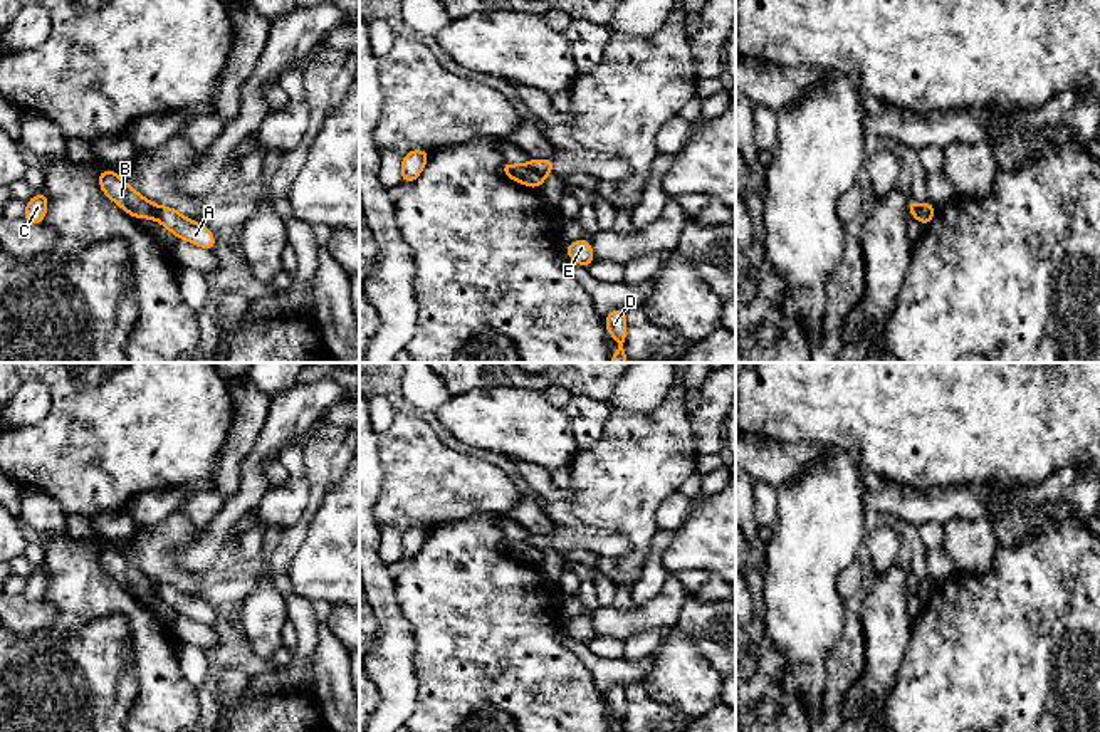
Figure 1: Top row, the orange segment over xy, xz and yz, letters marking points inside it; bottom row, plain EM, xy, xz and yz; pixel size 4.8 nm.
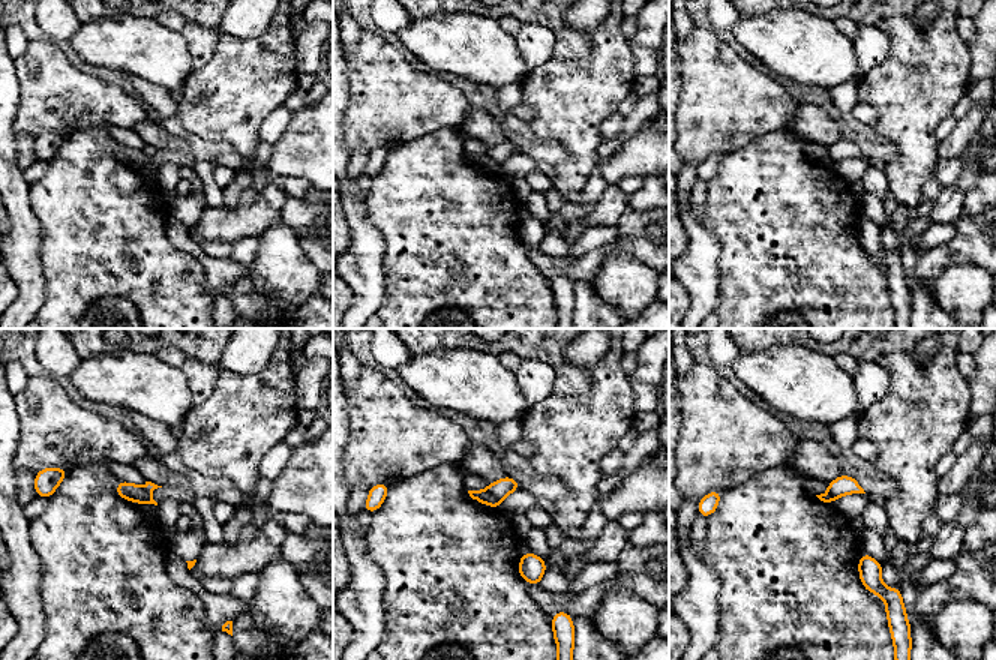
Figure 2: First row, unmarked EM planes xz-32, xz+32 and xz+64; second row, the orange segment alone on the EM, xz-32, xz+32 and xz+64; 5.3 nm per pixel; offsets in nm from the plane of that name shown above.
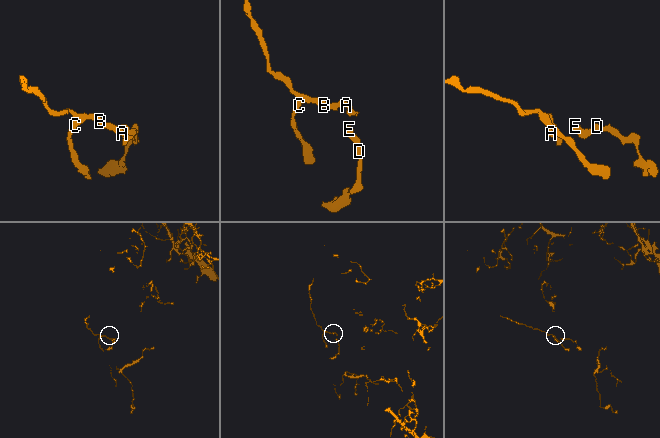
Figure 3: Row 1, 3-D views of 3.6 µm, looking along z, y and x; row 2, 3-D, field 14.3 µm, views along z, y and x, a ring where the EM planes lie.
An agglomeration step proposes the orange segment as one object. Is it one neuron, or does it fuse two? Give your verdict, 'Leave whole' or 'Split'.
Split

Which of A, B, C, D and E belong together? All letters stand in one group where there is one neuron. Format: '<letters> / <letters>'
A D E / B C

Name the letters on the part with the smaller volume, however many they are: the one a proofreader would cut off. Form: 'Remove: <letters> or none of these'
Remove: B, C

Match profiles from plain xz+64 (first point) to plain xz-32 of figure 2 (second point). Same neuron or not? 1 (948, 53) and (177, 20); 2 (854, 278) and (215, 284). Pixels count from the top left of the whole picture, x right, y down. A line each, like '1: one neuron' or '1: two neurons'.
1: two neurons
2: two neurons

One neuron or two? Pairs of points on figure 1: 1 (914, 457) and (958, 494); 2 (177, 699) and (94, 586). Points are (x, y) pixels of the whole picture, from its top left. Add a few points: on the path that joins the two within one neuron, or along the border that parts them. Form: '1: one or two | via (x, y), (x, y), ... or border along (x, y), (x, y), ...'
1: two | border along (909, 487), (990, 487)
2: one | via (158, 669), (153, 642), (146, 628), (125, 606)

